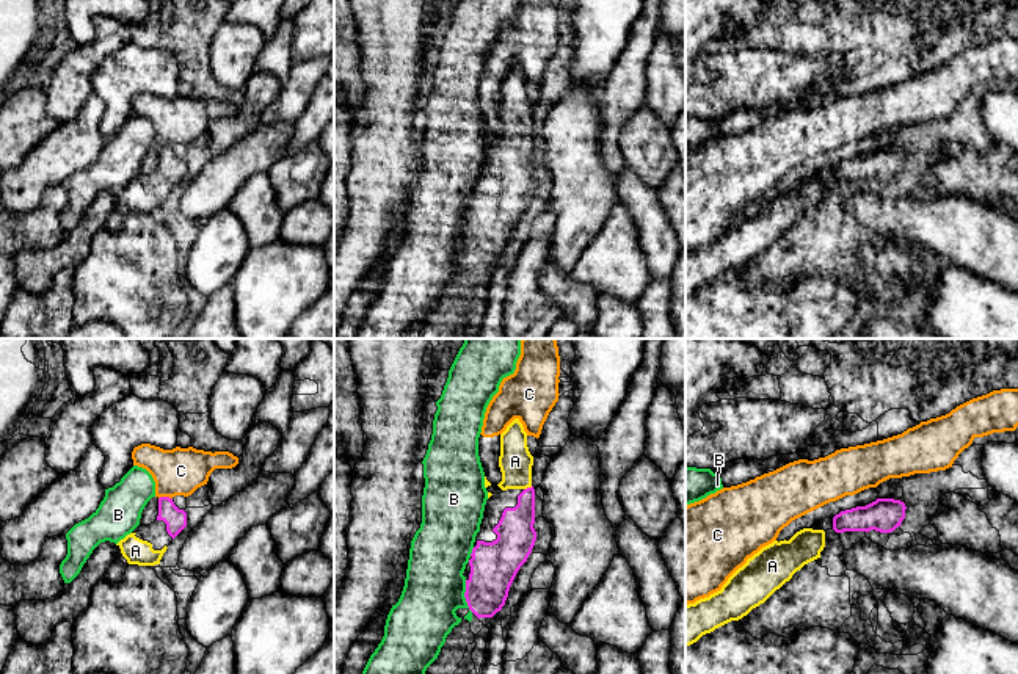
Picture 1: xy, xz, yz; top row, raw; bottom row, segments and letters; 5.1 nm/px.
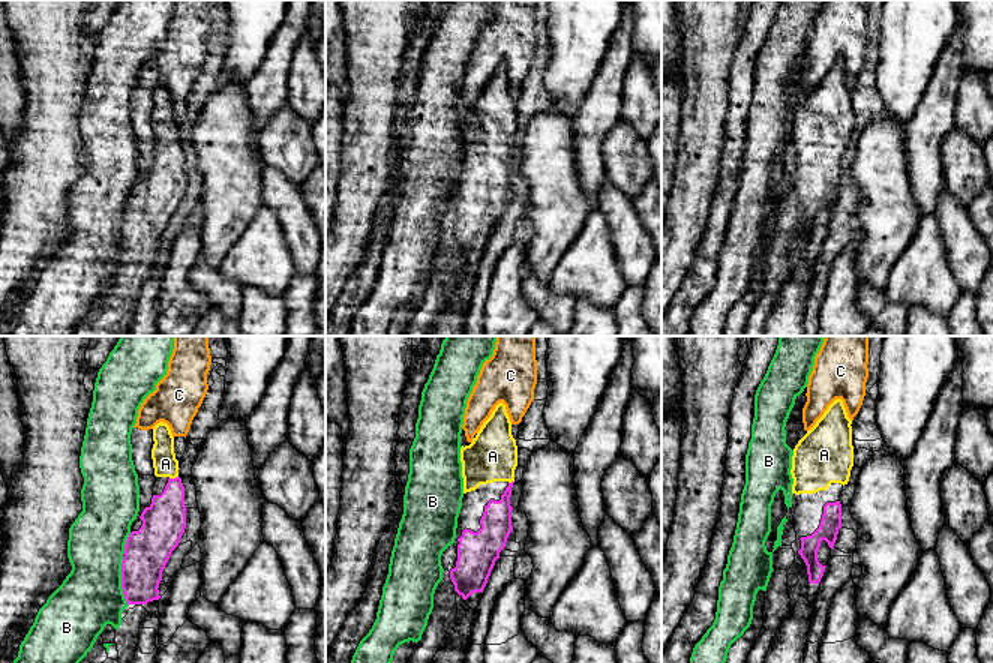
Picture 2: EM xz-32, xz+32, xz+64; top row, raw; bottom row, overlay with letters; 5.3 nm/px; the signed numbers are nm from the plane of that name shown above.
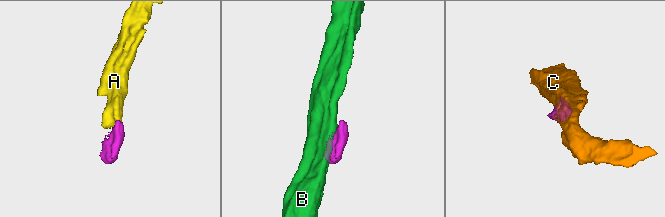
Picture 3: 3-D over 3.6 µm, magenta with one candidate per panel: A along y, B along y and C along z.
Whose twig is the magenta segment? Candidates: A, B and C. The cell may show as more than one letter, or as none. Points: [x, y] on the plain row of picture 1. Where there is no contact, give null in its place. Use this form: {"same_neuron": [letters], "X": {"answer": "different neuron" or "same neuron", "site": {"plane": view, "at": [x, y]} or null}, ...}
{"same_neuron": ["A"], "A": {"answer": "same neuron", "site": {"plane": "xz", "at": [527, 137]}}, "B": {"answer": "different neuron", "site": {"plane": "xz", "at": [465, 245]}}, "C": {"answer": "different neuron", "site": {"plane": "xy", "at": [165, 146]}}}

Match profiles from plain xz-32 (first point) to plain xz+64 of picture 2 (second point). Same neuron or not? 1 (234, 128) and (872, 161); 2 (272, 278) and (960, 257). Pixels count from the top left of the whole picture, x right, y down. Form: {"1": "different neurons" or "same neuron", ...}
{"1": "same neuron", "2": "different neurons"}

